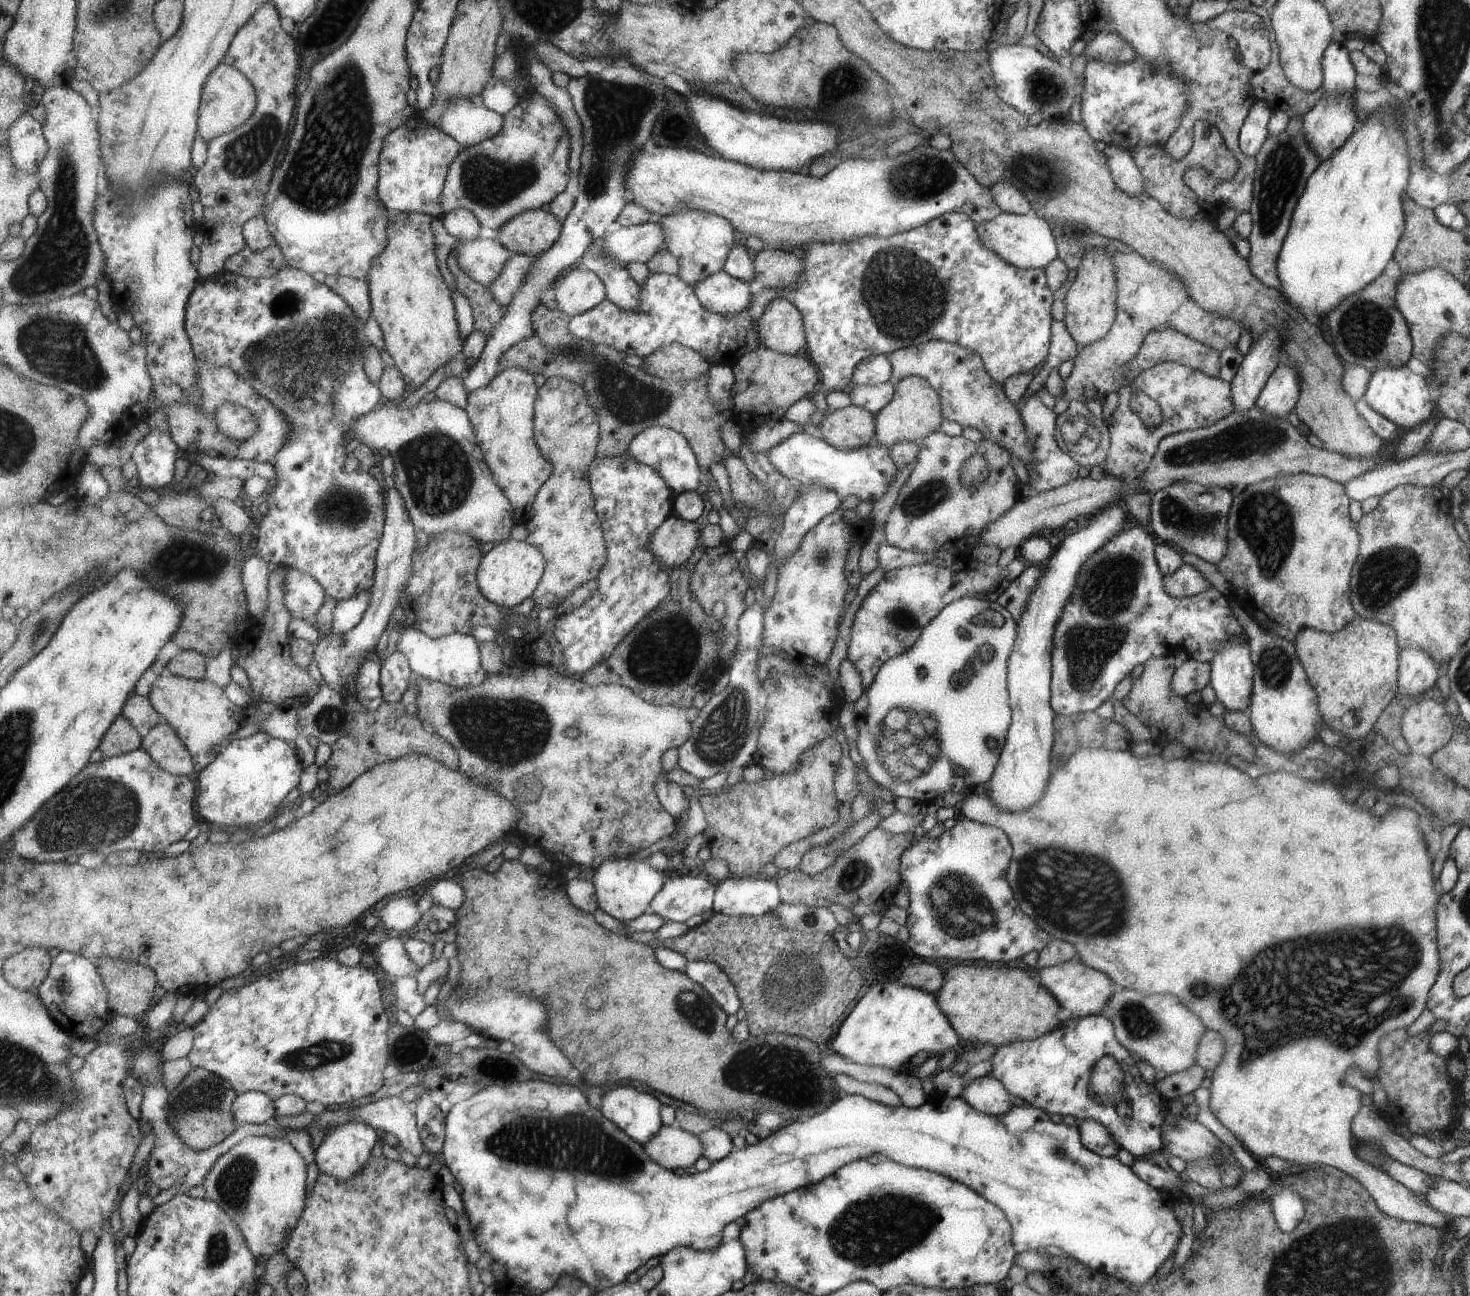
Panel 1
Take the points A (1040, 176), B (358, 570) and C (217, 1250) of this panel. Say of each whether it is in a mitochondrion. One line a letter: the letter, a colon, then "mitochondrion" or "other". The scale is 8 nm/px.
A: mitochondrion
B: other
C: mitochondrion

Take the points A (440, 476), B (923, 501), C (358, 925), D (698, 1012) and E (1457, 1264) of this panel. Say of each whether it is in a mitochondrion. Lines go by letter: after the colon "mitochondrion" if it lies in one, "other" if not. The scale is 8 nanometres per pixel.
A: mitochondrion
B: mitochondrion
C: other
D: mitochondrion
E: other

